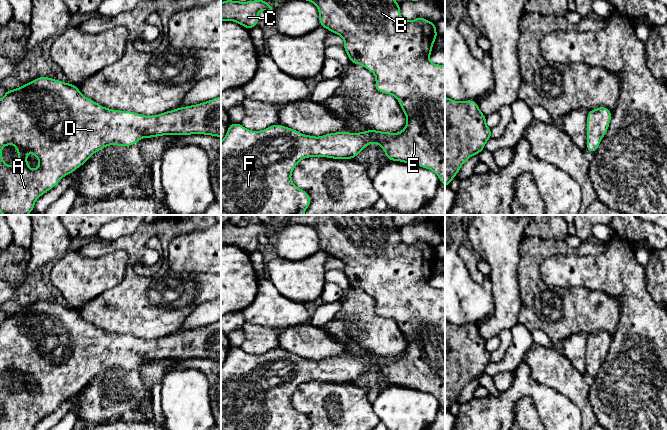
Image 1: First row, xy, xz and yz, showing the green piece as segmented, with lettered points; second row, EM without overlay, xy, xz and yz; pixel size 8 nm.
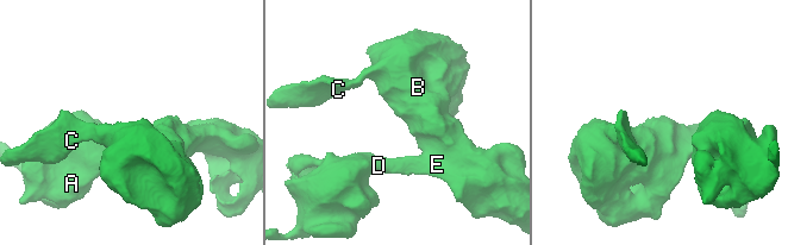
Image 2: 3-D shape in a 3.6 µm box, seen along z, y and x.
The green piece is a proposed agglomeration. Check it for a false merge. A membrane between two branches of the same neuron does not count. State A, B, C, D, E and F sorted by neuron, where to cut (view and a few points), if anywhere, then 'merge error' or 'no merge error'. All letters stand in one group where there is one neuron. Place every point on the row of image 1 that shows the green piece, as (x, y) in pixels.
groups A B C D E F; cut none; no merge error

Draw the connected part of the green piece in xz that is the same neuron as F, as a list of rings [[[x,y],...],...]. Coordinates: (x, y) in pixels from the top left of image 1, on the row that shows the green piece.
[[[395,0],[307,1],[318,8],[320,26],[344,39],[342,47],[350,63],[360,64],[375,75],[375,89],[378,92],[397,98],[407,117],[407,124],[400,133],[370,129],[360,133],[335,132],[314,137],[280,124],[261,131],[251,131],[240,123],[230,123],[221,142],[221,215],[304,215],[311,197],[291,181],[291,174],[297,163],[309,157],[354,159],[371,143],[380,145],[390,161],[401,161],[433,171],[445,186],[445,65],[429,61],[432,46],[438,36],[436,24],[423,17],[405,21],[400,14],[400,3]]]

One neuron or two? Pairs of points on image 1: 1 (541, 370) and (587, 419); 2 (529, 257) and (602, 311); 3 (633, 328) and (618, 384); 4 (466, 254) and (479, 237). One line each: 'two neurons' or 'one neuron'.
1: one neuron
2: one neuron
3: one neuron
4: two neurons

